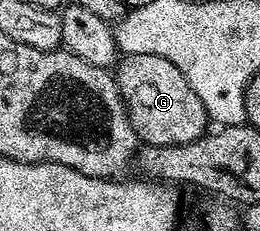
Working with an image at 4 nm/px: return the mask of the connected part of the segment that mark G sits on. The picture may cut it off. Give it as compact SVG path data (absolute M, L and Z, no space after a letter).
M124 55L119 58L114 69L116 86L120 89L120 98L124 101L124 110L128 112L130 123L134 127L137 138L146 145L181 145L204 136L209 128L208 112L202 107L202 99L194 95L194 87L186 83L186 75L170 63L170 59L162 59L162 55Z

